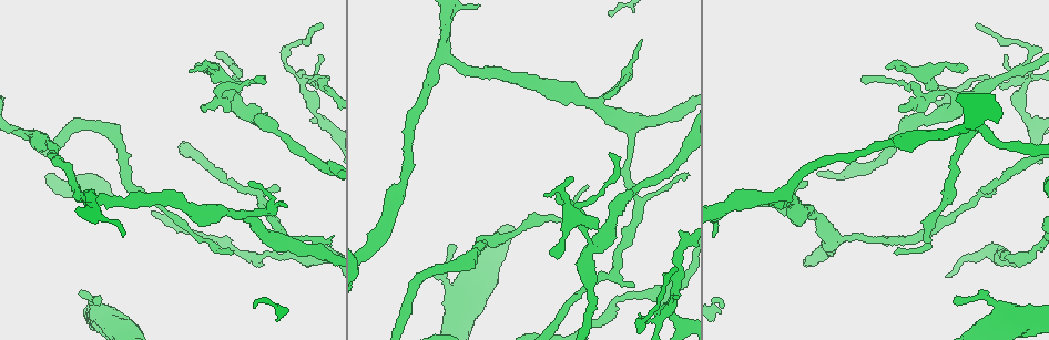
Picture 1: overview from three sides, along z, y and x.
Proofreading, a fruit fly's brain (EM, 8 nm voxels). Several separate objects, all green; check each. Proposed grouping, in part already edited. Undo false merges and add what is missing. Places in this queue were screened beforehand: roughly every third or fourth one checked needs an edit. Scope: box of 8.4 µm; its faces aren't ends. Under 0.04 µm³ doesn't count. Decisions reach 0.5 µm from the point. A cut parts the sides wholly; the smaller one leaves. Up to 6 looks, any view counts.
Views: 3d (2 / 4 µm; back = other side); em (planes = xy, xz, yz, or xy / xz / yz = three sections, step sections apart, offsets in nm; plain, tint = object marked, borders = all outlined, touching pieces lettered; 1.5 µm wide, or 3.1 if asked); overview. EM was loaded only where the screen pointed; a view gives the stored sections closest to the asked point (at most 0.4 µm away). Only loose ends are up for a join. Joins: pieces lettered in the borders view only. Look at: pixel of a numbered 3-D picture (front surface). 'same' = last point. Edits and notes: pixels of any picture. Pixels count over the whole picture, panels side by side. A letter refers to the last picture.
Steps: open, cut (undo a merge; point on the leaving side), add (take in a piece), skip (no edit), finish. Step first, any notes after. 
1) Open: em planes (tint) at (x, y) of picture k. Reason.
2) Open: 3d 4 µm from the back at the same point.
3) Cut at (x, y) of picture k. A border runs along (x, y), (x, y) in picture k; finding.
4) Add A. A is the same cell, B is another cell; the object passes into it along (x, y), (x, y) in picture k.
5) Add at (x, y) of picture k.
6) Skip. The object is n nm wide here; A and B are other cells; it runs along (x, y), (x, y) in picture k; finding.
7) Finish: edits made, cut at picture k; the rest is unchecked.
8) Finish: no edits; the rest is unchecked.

Open: 3d 2 µm at (557, 257) of picture 1. An open end.

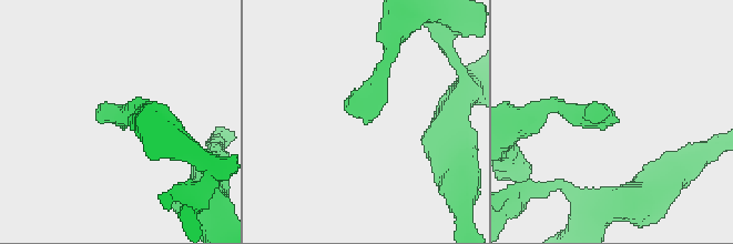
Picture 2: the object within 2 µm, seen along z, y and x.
Open: em planes (plain) at (116, 119) of picture 2. Need the tissue.

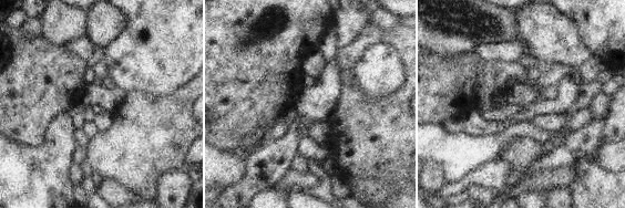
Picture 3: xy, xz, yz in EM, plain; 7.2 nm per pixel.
Open: em planes (borders) at the same point.

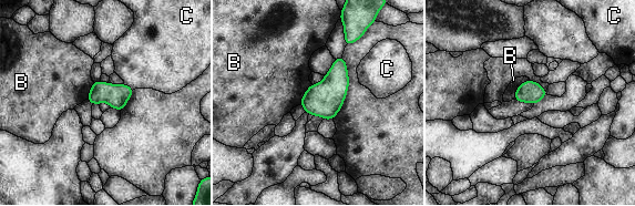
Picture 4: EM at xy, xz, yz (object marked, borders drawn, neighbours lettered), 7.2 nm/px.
Skip. B and C are other cells; a border runs along (124, 83), (134, 89) in picture 4; no lettered piece goes on from it.

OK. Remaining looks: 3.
Open: 3d 4 µm at (323, 77) of picture 1. Thin neck.

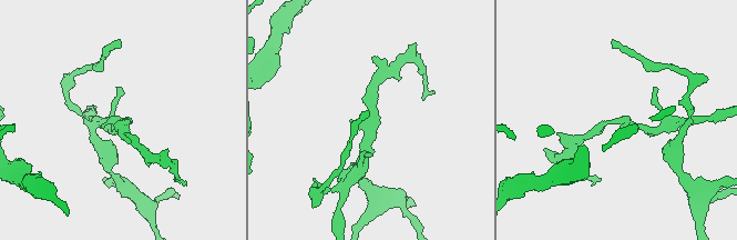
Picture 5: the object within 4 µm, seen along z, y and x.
Open: em xy step 8 (borders) at (610, 121) of picture 5. Need the tissue.

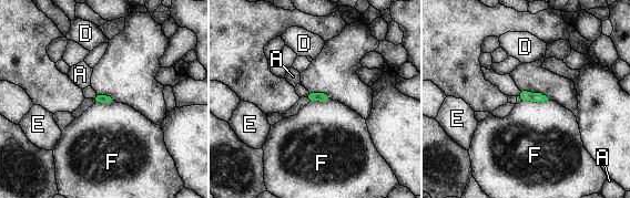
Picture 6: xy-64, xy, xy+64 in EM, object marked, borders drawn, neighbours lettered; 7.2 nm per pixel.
Open: em planes (borders) at the same point.

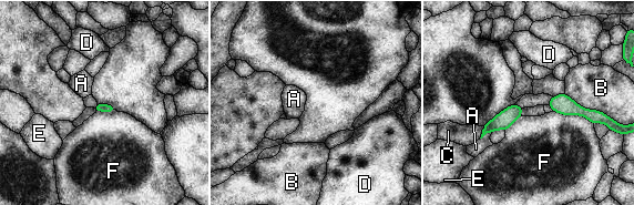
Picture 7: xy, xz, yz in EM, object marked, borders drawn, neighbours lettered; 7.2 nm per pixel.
Cut at (99, 106) of picture 7. A, B, C, D, E and F are other cells; a border runs along (102, 105), (103, 110) in picture 7; a second cell is stuck on.

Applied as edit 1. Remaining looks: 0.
Finish: edits made, cut at picture 7; the rest is unchecked.

